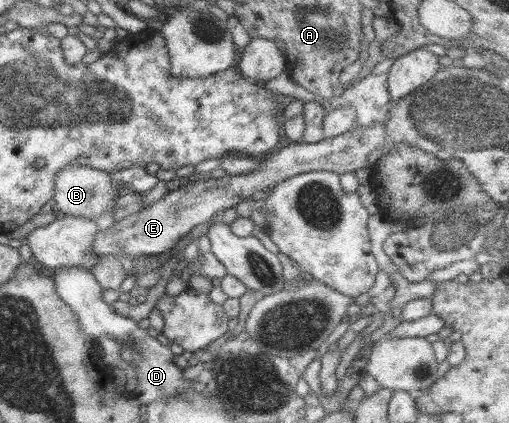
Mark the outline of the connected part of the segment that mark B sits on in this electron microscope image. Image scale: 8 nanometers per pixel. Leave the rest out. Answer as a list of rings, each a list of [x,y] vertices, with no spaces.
[[[66,166],[65,168],[59,170],[59,172],[56,174],[52,187],[52,199],[56,202],[55,208],[57,208],[61,214],[64,214],[64,216],[87,218],[87,220],[90,222],[91,220],[94,220],[94,218],[101,216],[104,212],[111,215],[116,212],[118,215],[120,215],[120,210],[115,207],[113,200],[118,193],[115,192],[115,194],[113,194],[113,182],[111,181],[111,178],[107,173],[101,172],[100,170],[91,169],[87,166]]]

